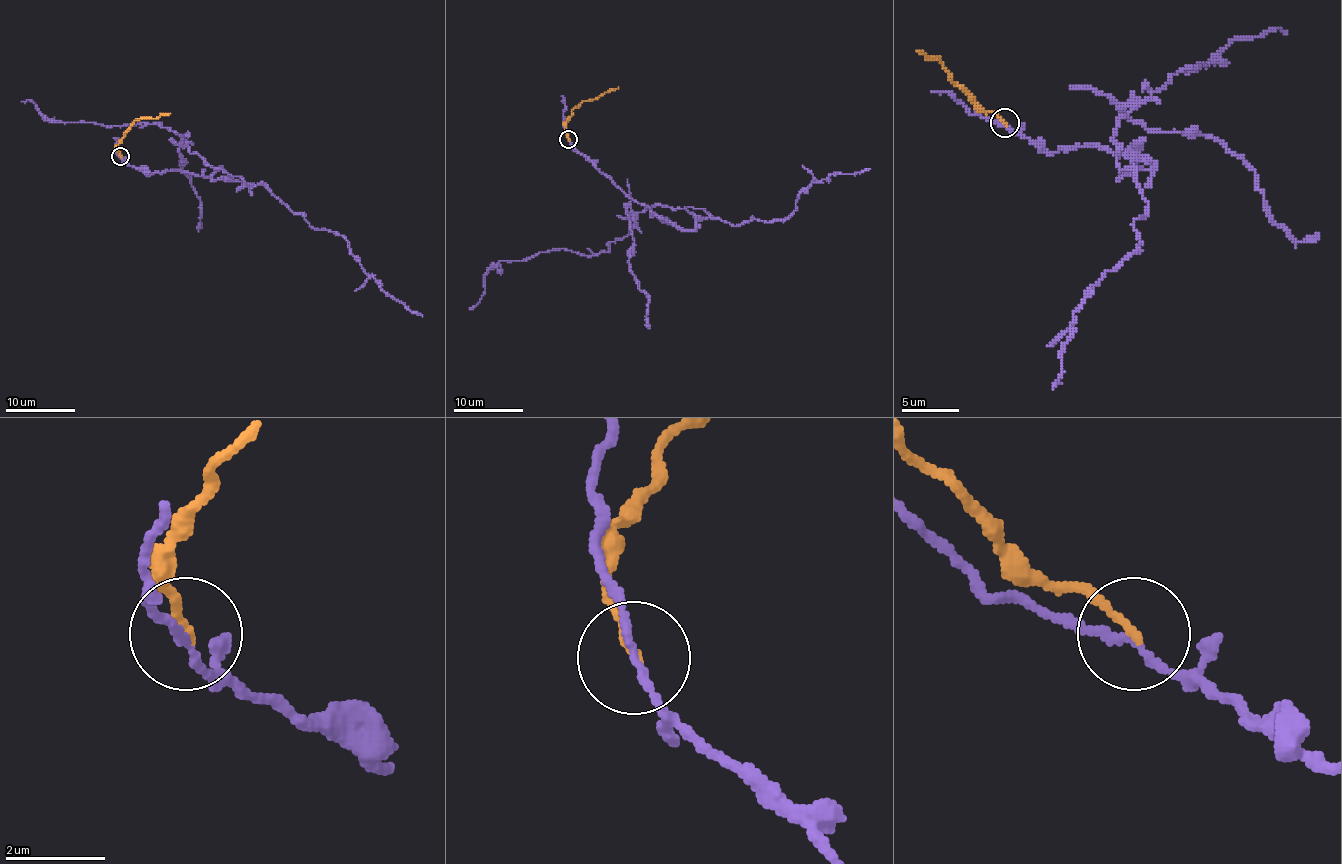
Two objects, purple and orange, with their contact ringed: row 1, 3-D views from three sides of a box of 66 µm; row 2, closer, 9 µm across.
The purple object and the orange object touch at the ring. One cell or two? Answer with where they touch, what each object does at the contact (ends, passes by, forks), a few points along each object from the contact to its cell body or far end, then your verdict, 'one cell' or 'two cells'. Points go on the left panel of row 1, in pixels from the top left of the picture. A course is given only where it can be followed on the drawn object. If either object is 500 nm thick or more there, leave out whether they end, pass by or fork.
place (120, 156); purple passes by; orange ends; course purple (120, 157), (148, 174), (182, 171), (261, 185), (214, 169), (158, 124), (51, 122), (37, 105), (21, 101); course orange (120, 157), (117, 145), (136, 120), (170, 113); two cells

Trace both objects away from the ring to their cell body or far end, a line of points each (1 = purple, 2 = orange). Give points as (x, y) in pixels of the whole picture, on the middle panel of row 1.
1: (568, 139), (670, 222), (693, 229), (709, 215), (648, 207), (606, 252), (552, 248), (499, 260), (469, 309)
2: (568, 139), (565, 123), (577, 106), (618, 87)

